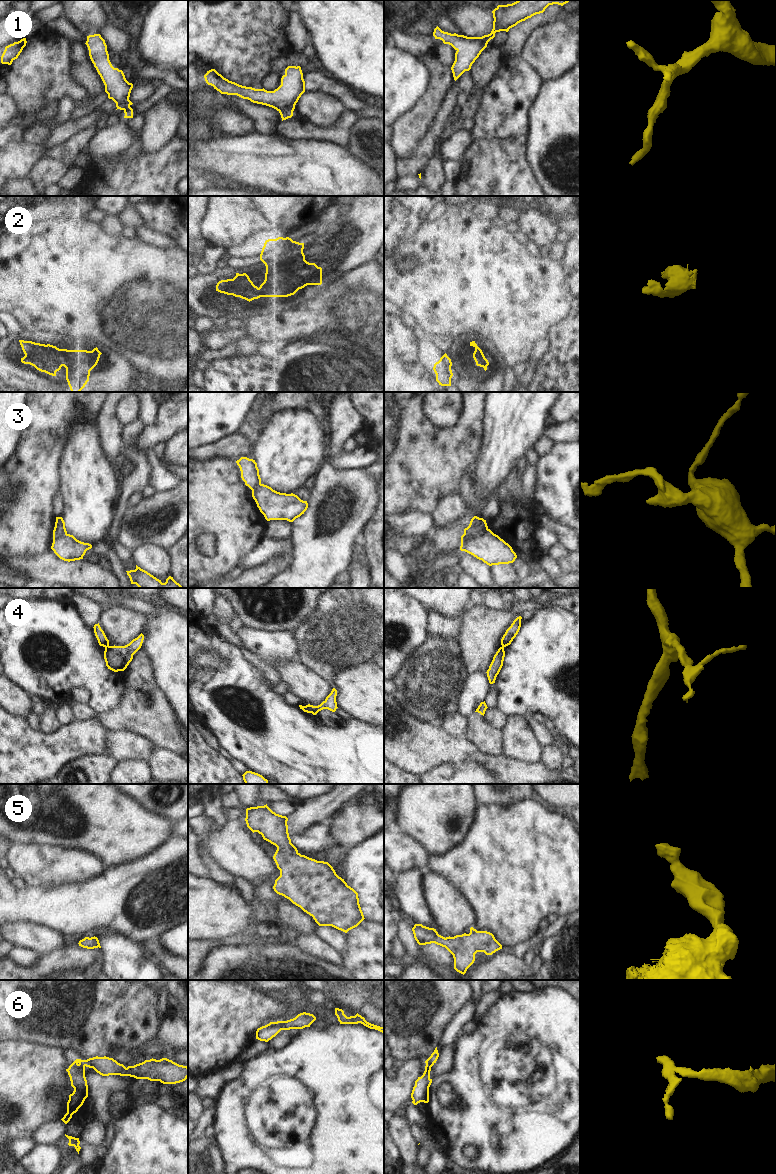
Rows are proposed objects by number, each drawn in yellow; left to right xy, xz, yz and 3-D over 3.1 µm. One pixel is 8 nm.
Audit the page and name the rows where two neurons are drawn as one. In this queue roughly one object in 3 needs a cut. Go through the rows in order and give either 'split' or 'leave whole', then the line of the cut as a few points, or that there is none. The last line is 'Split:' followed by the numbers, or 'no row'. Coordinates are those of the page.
1: leave whole; no cut
2: split; cut in xy along (64, 349), (63, 365)
3: split; cut in yz along (487, 528), (481, 535), (472, 539), (463, 550)
4: split; cut in xy along (108, 645), (105, 647)
5: leave whole; no cut
6: leave whole; no cut
Split: 2, 3, 4

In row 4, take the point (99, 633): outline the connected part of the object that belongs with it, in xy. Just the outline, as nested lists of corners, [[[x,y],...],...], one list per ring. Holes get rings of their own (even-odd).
[[[99,623],[94,625],[94,633],[100,646],[109,646],[109,640],[107,639],[104,631],[101,629]]]

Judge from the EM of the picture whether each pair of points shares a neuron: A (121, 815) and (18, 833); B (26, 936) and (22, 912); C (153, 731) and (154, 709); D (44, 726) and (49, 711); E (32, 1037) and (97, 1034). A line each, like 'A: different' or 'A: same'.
A: same
B: different
C: same
D: same
E: same

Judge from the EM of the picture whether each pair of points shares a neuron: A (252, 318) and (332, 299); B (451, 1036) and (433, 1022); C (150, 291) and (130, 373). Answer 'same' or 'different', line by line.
A: same
B: different
C: different

